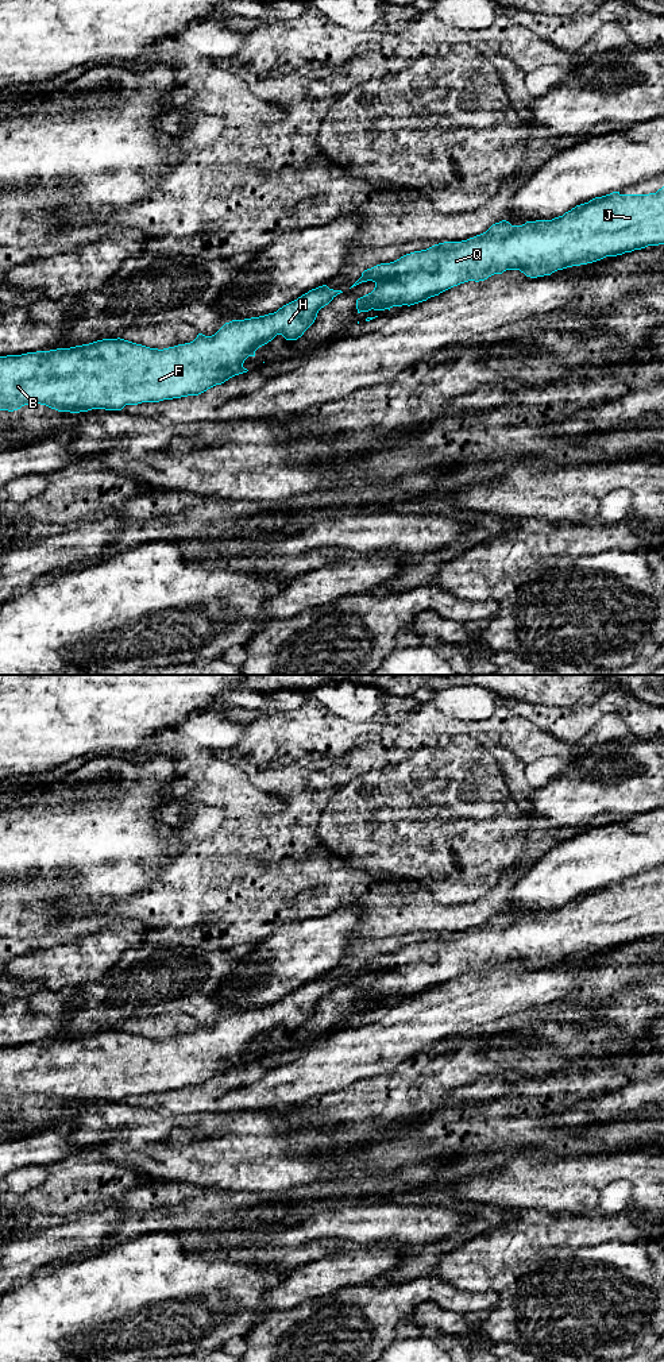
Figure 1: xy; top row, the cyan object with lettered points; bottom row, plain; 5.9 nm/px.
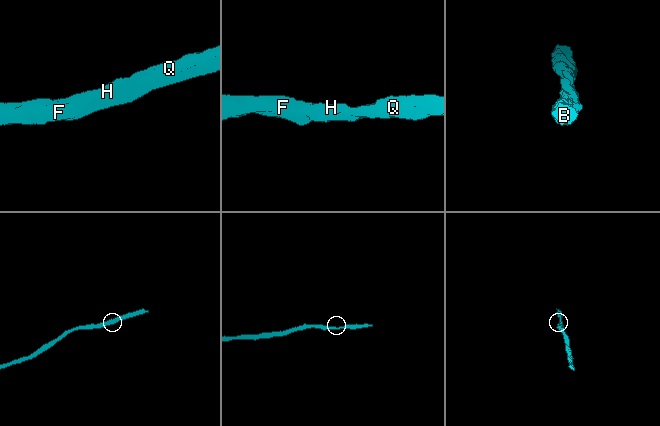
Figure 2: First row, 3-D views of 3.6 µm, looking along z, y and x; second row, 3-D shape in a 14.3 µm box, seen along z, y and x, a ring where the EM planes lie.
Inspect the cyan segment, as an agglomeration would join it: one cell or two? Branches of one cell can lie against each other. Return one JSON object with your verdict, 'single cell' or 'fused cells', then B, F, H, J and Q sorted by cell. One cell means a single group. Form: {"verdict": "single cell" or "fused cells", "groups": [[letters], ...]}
{"verdict": "single cell", "groups": [["B", "F", "H", "J", "Q"]]}

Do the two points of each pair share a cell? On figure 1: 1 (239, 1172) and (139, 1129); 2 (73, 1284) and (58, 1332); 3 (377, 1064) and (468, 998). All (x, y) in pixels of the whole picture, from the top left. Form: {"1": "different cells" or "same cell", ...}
{"1": "same cell", "2": "same cell", "3": "same cell"}

